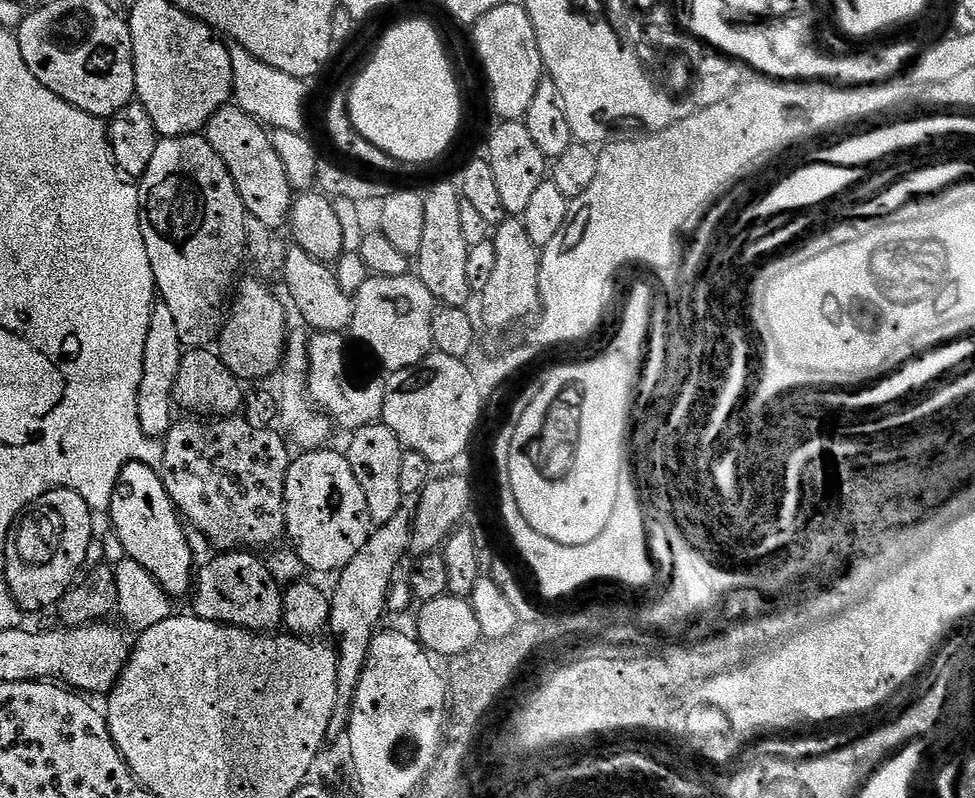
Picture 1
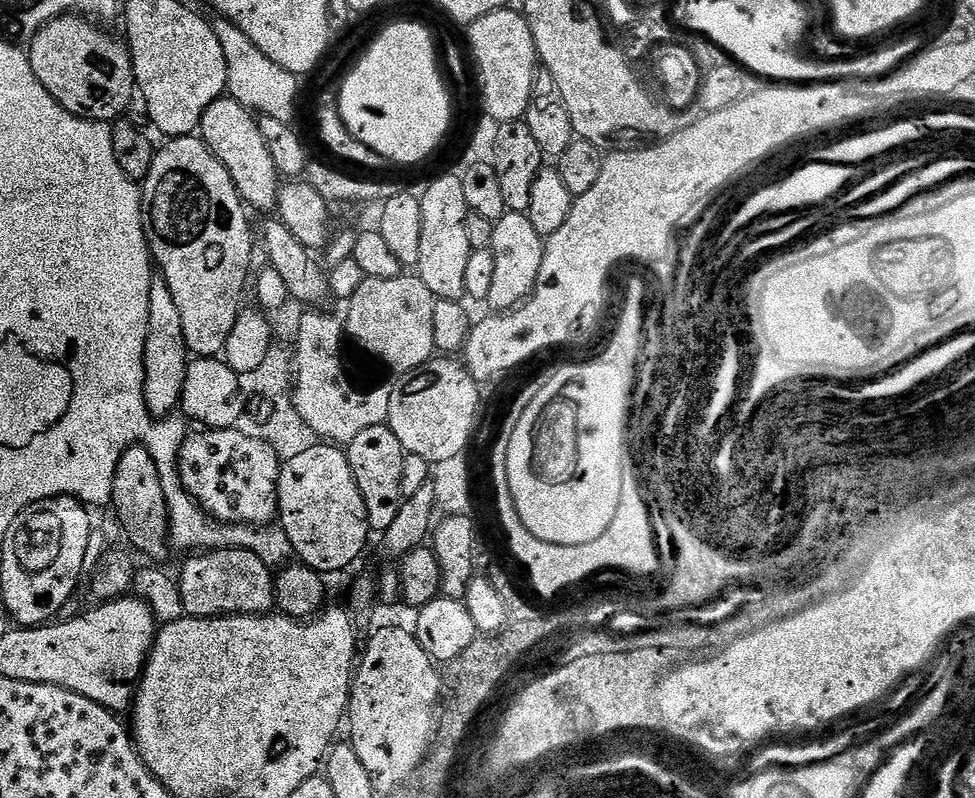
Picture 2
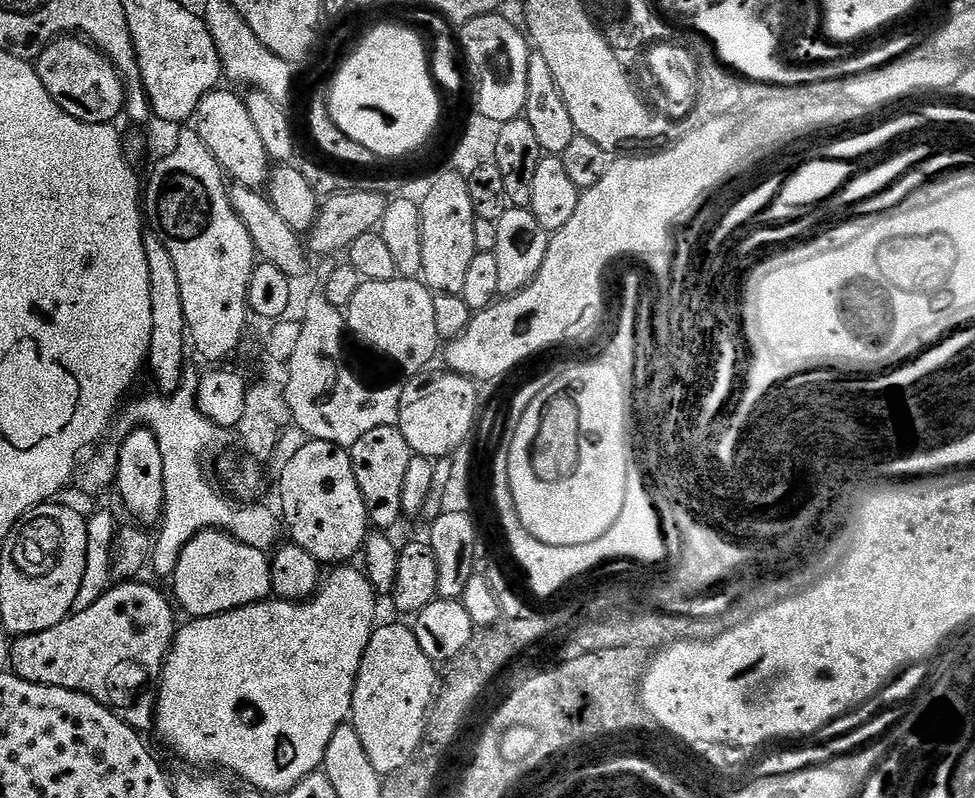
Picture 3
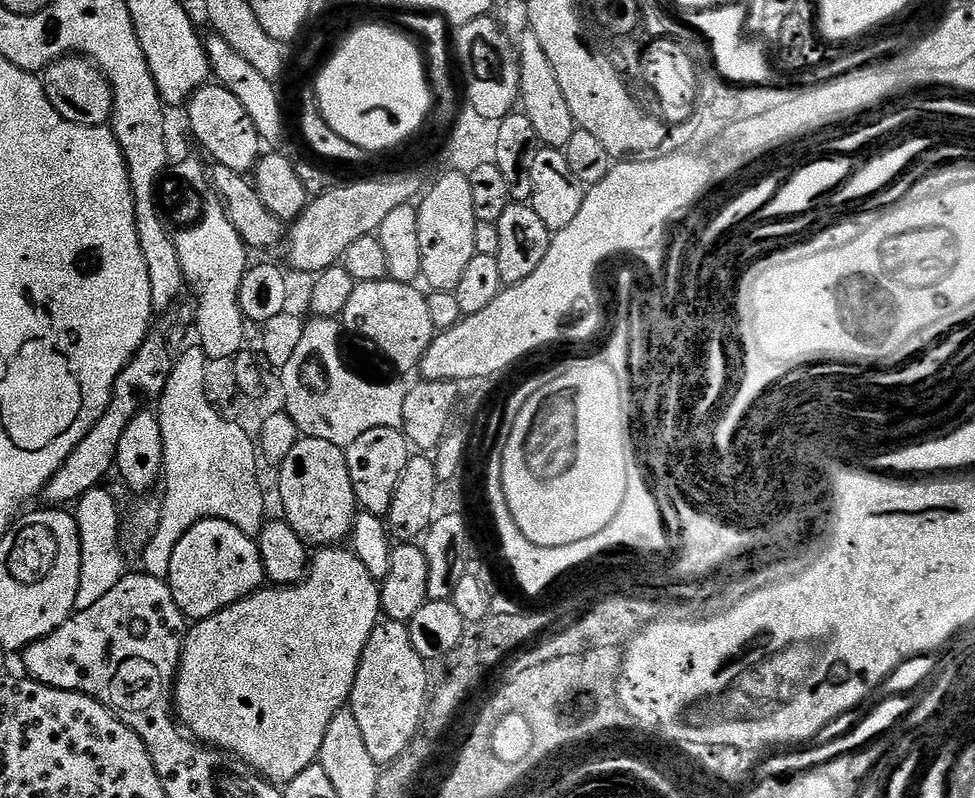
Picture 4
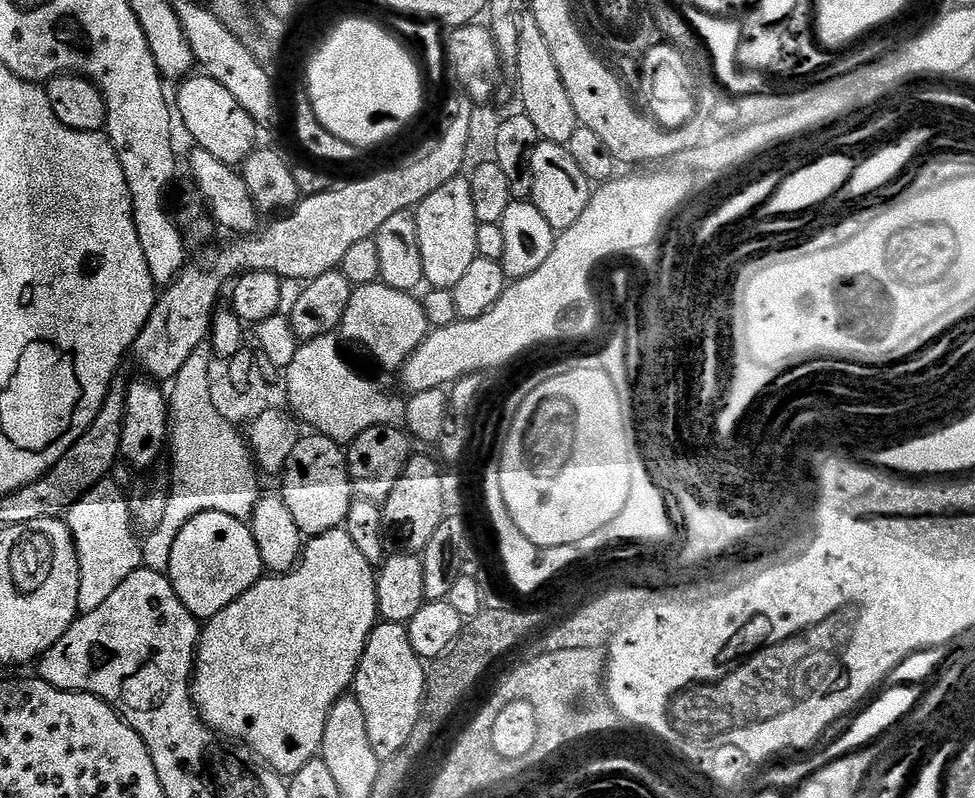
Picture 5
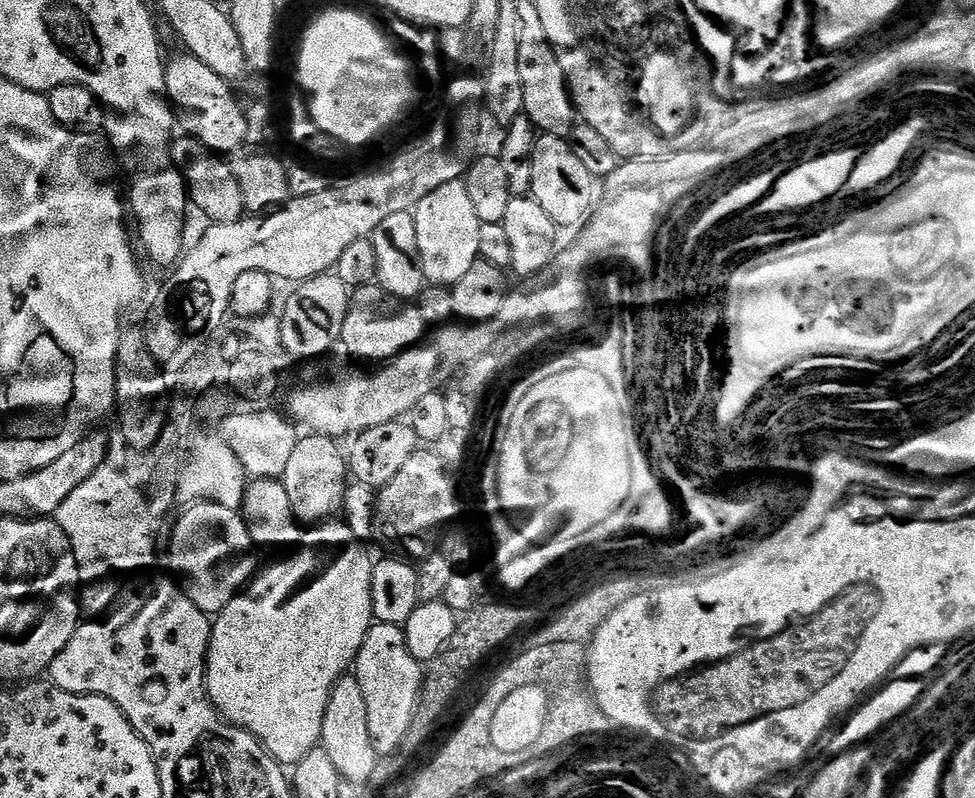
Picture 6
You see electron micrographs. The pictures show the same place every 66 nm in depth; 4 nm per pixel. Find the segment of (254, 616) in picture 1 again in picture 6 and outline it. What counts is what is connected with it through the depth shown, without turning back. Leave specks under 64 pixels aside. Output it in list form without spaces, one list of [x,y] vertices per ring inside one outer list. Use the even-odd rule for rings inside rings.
[[[203,502],[189,504],[183,511],[172,528],[172,541],[168,544],[168,560],[172,563],[173,570],[177,572],[175,575],[184,576],[182,587],[194,602],[194,606],[209,614],[219,614],[235,596],[240,595],[242,589],[258,571],[255,558],[248,553],[254,548],[252,540],[248,537],[248,527],[243,515],[237,509],[227,508],[221,504]]]

